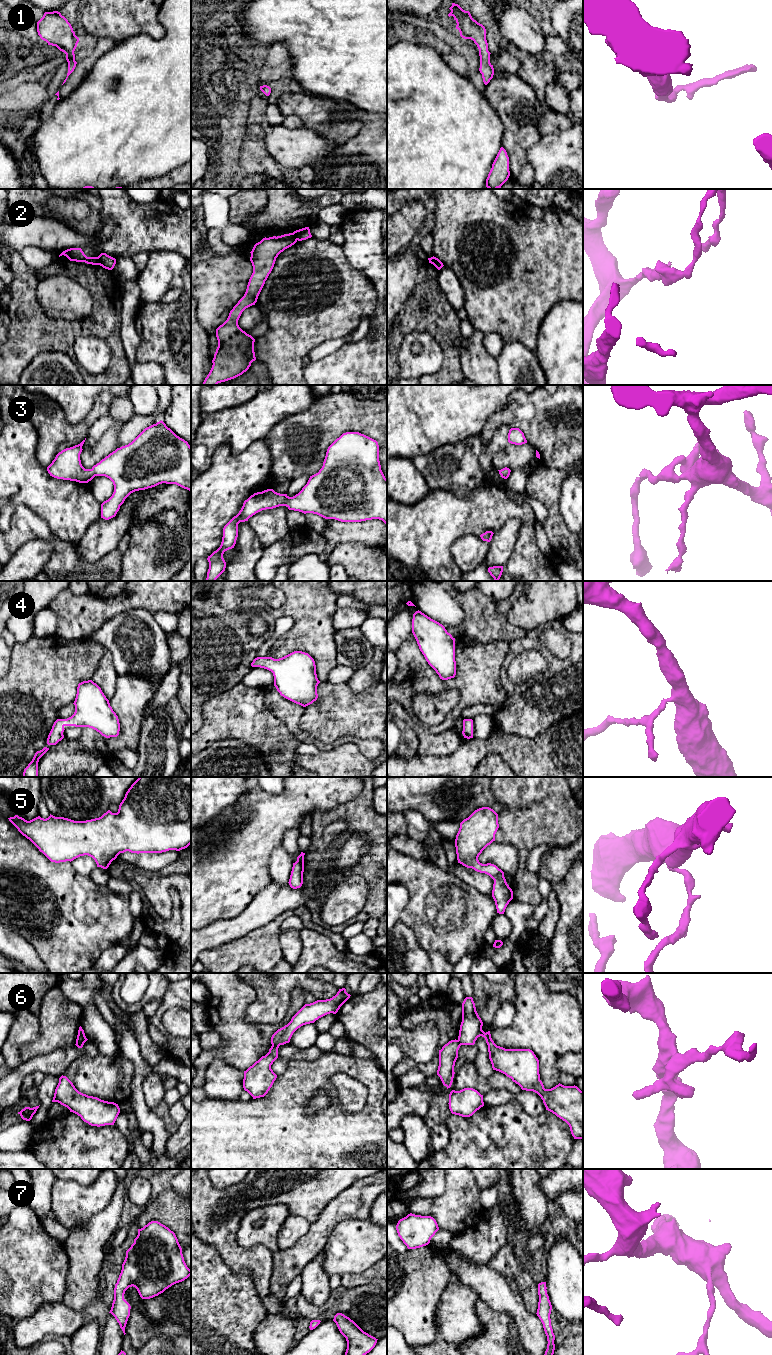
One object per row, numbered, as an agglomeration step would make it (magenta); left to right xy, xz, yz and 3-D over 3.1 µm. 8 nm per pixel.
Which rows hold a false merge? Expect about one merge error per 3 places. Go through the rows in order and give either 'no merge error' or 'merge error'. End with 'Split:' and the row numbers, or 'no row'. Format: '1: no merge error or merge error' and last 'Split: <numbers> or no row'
1: no merge error
2: merge error
3: no merge error
4: no merge error
5: no merge error
6: merge error
7: no merge error
Split: 2, 6

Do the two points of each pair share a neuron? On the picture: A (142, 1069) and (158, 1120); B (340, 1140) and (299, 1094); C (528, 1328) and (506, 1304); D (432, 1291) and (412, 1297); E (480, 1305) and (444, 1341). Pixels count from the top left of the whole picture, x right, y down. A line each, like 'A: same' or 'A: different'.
A: same
B: same
C: same
D: same
E: different

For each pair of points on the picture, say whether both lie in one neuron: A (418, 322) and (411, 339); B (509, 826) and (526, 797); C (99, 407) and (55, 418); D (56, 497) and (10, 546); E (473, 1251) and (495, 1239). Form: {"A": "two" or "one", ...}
{"A": "two", "B": "one", "C": "one", "D": "two", "E": "one"}

